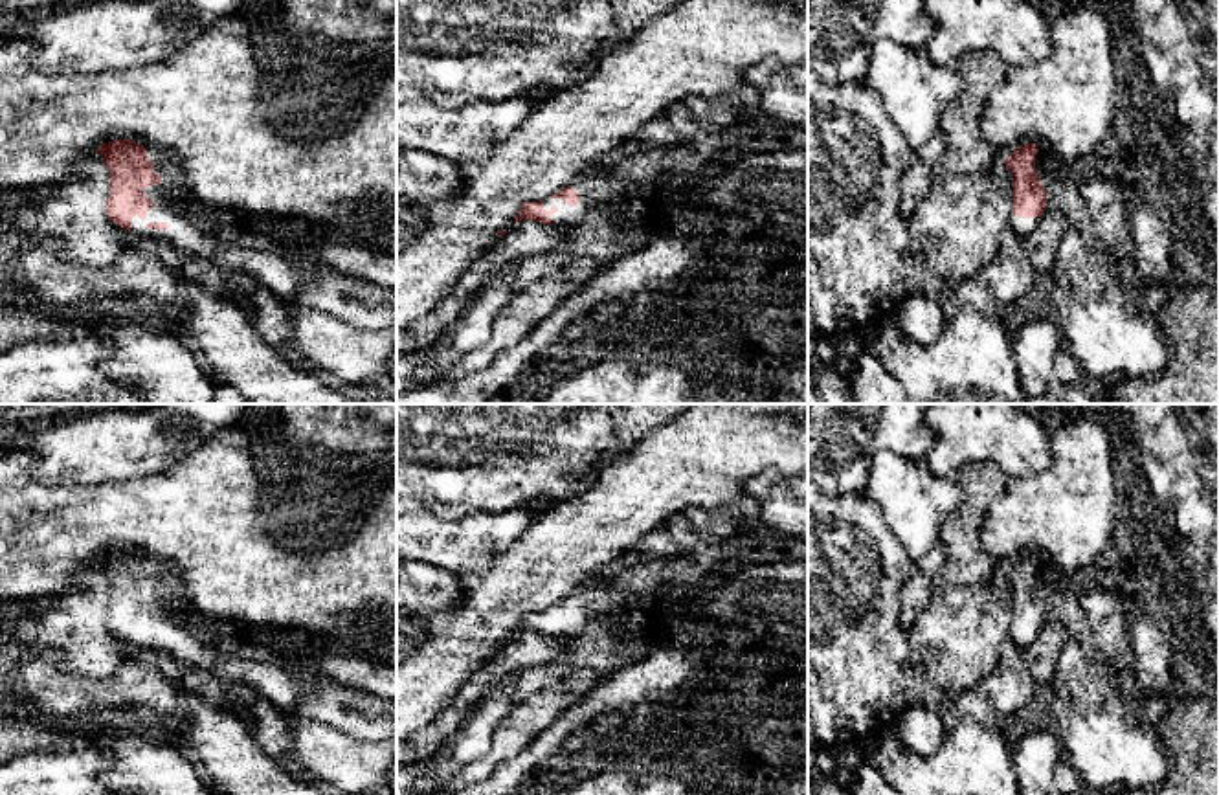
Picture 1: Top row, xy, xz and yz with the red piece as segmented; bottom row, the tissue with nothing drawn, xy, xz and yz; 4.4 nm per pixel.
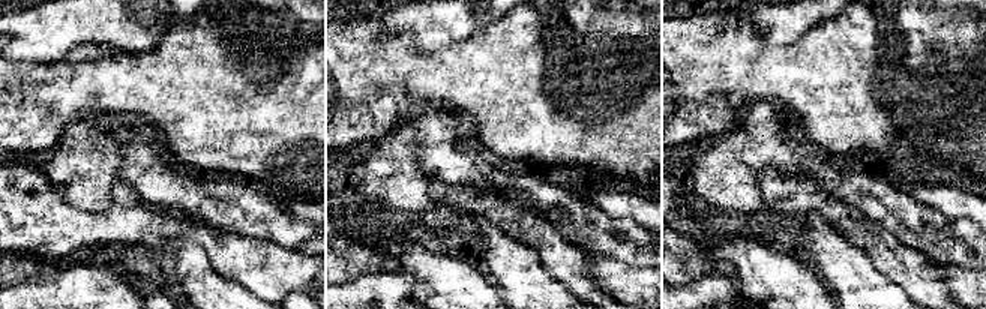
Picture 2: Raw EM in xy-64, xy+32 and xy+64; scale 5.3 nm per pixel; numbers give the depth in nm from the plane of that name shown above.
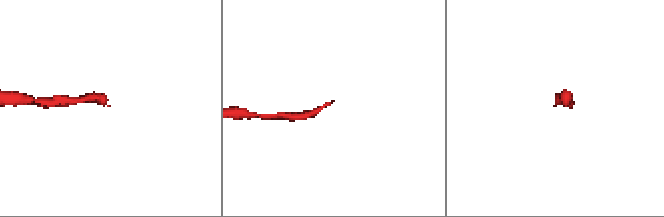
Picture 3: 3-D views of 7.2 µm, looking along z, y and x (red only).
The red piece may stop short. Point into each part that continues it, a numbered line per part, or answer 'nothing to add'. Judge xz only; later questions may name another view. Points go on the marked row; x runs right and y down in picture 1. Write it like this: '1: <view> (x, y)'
1: xz (625, 186)

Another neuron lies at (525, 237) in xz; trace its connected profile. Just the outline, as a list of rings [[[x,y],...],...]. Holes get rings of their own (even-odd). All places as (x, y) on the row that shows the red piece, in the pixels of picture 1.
[[[536,220],[512,222],[507,233],[474,261],[470,270],[459,277],[455,288],[435,310],[409,323],[406,330],[417,342],[419,351],[430,351],[444,332],[459,319],[470,299],[485,286],[492,274],[514,259],[551,252],[573,233],[573,226],[542,224]]]

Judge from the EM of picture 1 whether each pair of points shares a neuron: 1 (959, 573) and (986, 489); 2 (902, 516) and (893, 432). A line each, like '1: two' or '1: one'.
1: one
2: two

